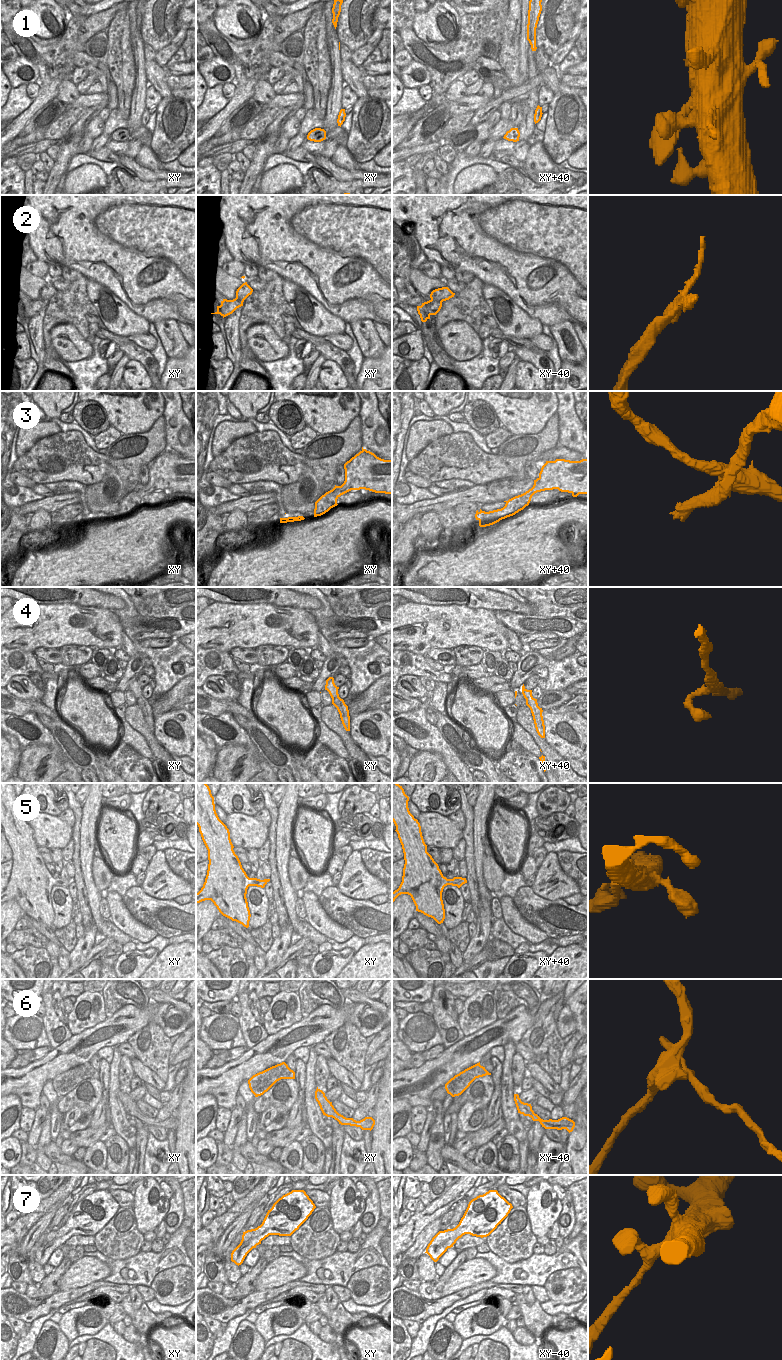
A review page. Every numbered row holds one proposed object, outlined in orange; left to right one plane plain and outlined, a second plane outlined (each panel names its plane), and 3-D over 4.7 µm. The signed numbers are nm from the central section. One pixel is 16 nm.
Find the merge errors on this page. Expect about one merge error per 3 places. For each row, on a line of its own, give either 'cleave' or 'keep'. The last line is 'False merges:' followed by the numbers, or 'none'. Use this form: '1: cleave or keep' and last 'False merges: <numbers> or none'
1: keep
2: cleave
3: cleave
4: keep
5: keep
6: cleave
7: keep
False merges: 2, 3, 6

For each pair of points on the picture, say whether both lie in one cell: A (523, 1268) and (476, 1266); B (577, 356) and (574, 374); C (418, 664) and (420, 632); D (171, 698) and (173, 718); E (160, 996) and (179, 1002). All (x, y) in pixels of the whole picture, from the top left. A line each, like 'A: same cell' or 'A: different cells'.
A: different cells
B: different cells
C: different cells
D: different cells
E: same cell

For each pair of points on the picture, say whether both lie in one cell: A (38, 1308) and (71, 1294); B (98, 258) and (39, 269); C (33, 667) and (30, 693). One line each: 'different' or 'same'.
A: same
B: different
C: different

